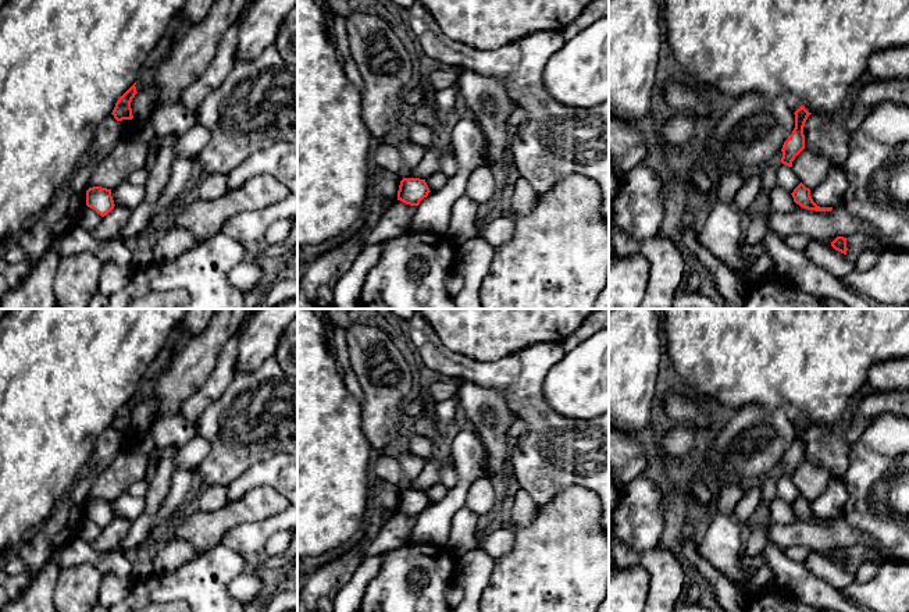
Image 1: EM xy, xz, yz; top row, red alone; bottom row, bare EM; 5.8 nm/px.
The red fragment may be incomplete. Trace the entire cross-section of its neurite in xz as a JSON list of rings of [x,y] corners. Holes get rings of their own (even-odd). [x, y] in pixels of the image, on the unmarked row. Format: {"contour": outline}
{"contour": [[[403,490],[399,497],[398,512],[410,517],[418,517],[429,504],[425,491]]]}

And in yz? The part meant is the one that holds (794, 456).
{"contour": [[[801,417],[794,426],[795,426],[795,440],[783,456],[781,460],[783,469],[780,472],[783,476],[788,478],[792,478],[792,473],[795,472],[795,469],[805,460],[803,438],[808,428],[812,424],[809,424],[805,420],[805,417]]]}

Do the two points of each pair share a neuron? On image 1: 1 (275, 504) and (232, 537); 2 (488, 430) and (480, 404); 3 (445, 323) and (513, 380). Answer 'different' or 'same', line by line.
1: different
2: same
3: different

